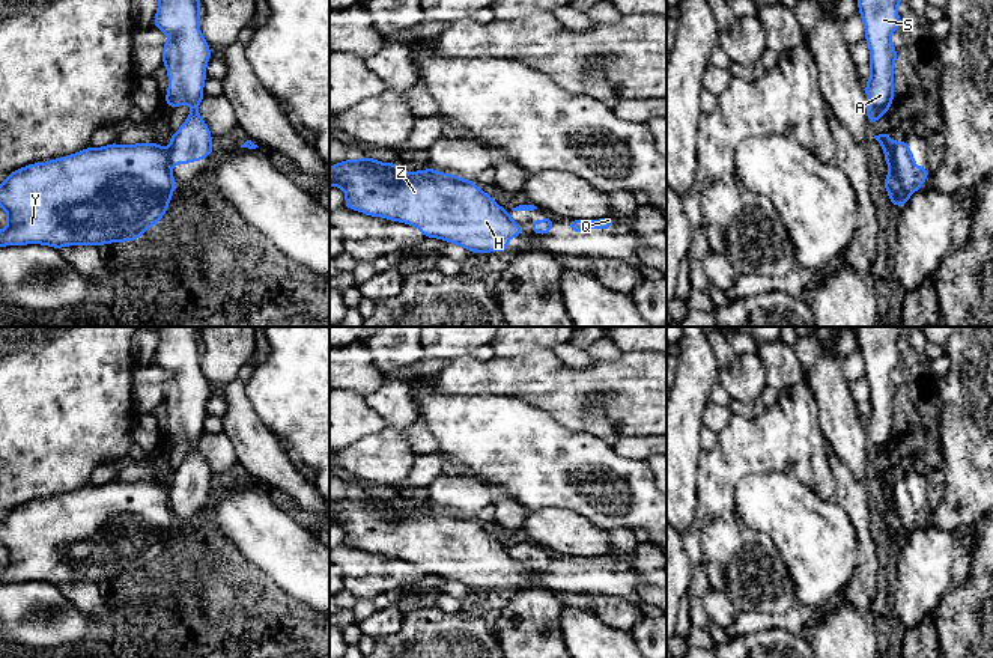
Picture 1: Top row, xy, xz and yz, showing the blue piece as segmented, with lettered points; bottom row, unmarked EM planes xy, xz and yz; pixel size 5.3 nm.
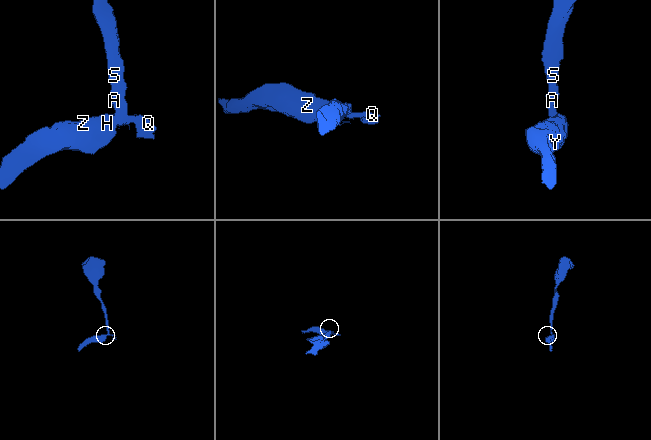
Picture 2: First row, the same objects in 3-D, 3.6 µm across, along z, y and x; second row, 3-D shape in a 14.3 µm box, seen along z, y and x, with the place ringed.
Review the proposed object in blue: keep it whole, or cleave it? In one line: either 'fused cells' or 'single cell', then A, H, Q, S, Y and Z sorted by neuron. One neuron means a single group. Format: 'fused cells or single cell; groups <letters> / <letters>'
fused cells; groups A Q S / H Y Z

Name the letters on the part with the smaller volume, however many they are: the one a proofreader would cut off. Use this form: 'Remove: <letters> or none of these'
Remove: H, Y, Z

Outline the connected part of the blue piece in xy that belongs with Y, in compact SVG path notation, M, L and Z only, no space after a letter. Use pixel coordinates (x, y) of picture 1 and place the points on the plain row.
M153 479L89 483L63 495L29 501L11 509L0 522L0 544L8 551L0 584L44 581L60 587L65 583L137 578L162 556L175 524L169 488Z

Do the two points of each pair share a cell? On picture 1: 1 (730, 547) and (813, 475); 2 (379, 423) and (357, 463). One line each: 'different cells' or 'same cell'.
1: same cell
2: different cells

